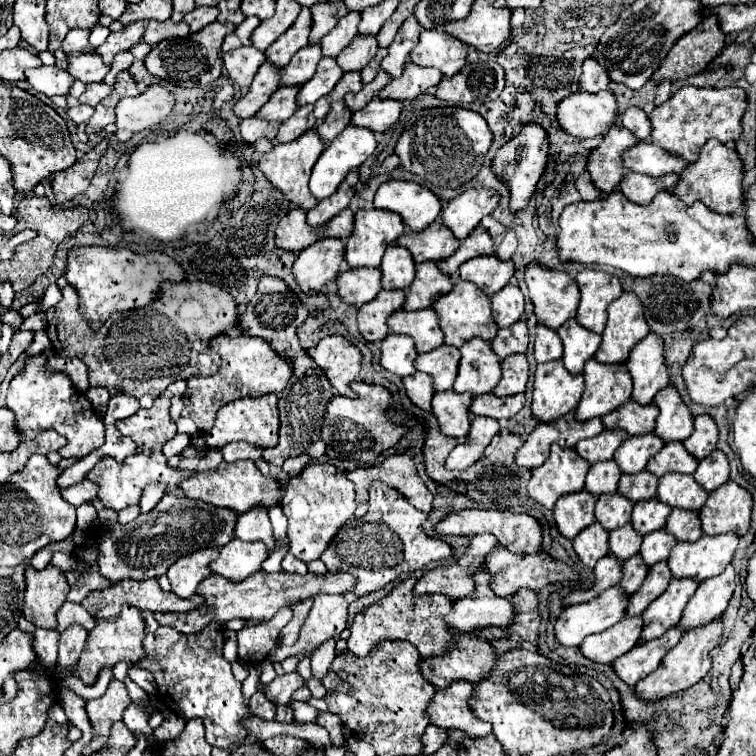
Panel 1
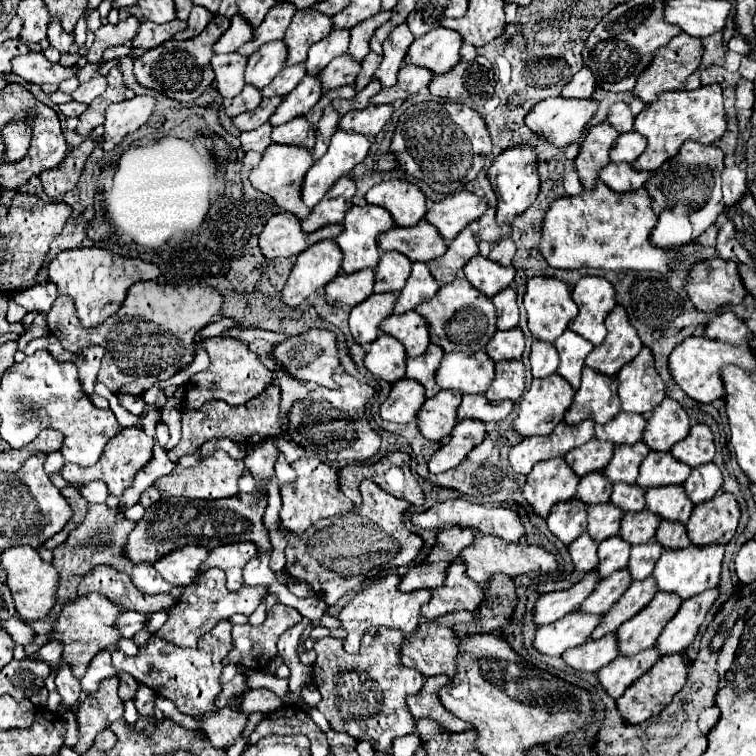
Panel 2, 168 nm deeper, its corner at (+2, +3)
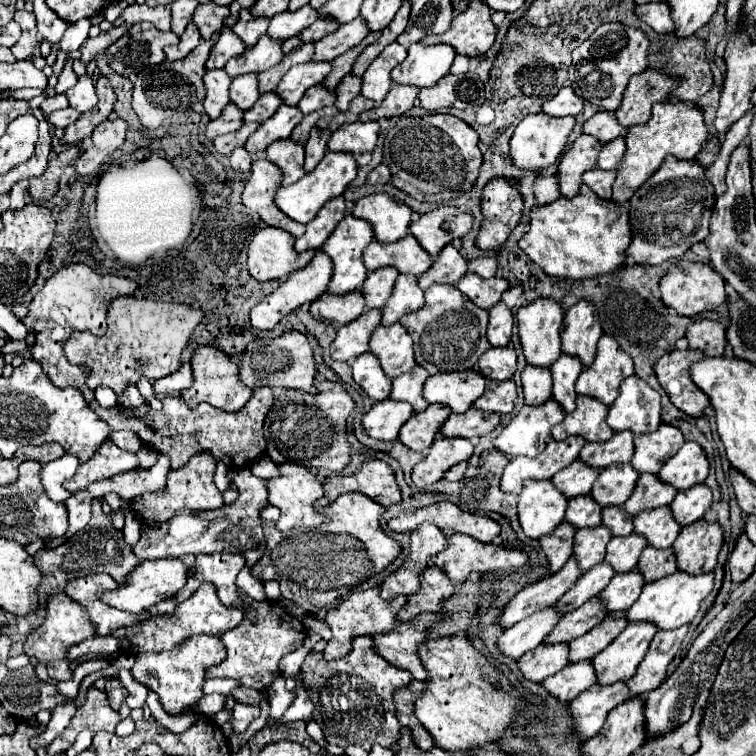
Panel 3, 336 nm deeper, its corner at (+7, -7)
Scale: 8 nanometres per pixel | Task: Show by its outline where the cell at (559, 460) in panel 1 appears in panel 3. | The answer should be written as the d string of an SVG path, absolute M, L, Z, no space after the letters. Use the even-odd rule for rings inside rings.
M525 480L523 492L519 494L519 522L521 522L523 532L525 532L529 538L539 538L539 536L545 536L545 534L553 532L555 526L563 520L565 510L567 510L567 498L553 486L551 480Z

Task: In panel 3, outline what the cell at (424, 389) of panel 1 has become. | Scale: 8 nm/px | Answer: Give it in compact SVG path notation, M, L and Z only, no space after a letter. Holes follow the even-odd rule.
M391 398L375 402L373 408L363 416L363 428L371 438L393 442L399 436L401 426L413 416L413 406L395 402Z

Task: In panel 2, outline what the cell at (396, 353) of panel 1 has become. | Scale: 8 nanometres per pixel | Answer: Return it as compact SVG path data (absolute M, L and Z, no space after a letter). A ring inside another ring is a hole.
M380 334L370 344L370 350L366 352L366 358L364 358L364 366L370 374L392 384L400 380L406 370L404 346L396 338Z

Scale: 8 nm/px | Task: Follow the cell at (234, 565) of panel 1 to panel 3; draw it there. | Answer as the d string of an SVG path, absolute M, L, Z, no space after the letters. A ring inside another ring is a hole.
M217 552L213 556L197 556L195 564L189 568L189 578L185 588L177 592L173 598L177 600L177 604L181 604L199 588L201 582L211 582L217 588L221 604L231 606L239 598L235 578L243 566L245 566L243 556L233 556L225 552Z

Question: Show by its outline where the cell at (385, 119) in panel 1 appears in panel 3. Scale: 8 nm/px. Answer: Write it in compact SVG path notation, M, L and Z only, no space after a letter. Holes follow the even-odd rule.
M351 122L343 124L339 130L335 130L329 138L329 150L335 152L367 152L373 150L377 144L379 134L379 122Z

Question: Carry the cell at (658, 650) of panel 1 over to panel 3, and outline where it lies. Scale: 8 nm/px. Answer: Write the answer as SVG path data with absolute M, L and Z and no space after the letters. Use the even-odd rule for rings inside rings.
M617 682L609 686L593 686L581 692L571 702L571 714L577 722L577 734L581 740L589 740L601 730L607 714L621 702L629 698L627 682Z

